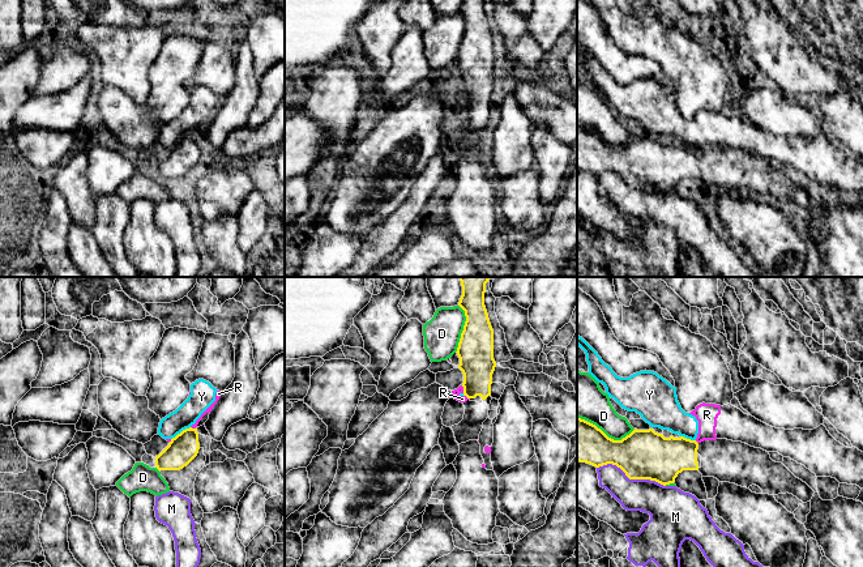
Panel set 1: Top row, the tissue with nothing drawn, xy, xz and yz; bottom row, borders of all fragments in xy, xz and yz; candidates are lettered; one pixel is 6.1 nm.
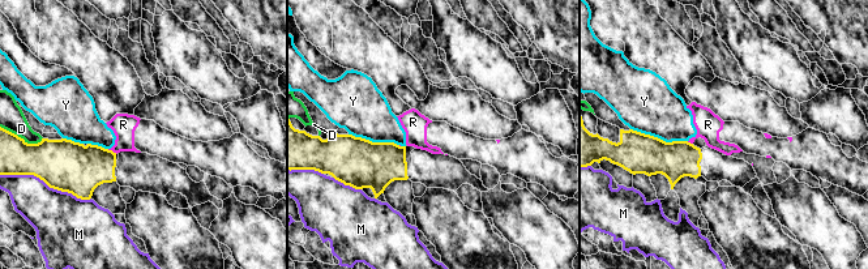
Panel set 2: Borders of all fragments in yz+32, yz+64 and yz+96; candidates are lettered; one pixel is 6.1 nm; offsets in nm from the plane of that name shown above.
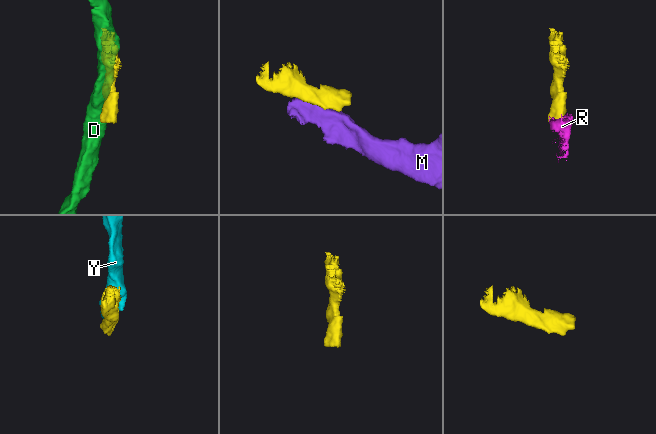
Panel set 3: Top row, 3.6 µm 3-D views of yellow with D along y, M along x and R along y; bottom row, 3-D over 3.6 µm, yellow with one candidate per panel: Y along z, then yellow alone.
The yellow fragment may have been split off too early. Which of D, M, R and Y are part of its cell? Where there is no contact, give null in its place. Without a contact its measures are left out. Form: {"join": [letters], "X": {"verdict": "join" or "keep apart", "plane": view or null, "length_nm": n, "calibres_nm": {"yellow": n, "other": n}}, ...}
{"join": [], "D": {"verdict": "keep apart", "plane": "yz", "length_nm": 360, "calibres_nm": {"yellow": 280, "other": 240}}, "M": {"verdict": "keep apart", "plane": "yz", "length_nm": 440, "calibres_nm": {"yellow": 300, "other": 220}}, "R": {"verdict": "keep apart", "plane": "xz", "length_nm": 50, "calibres_nm": {"yellow": 220, "other": 50}}, "Y": {"verdict": "keep apart", "plane": "xy", "length_nm": 150, "calibres_nm": {"yellow": 180, "other": 150}}}

